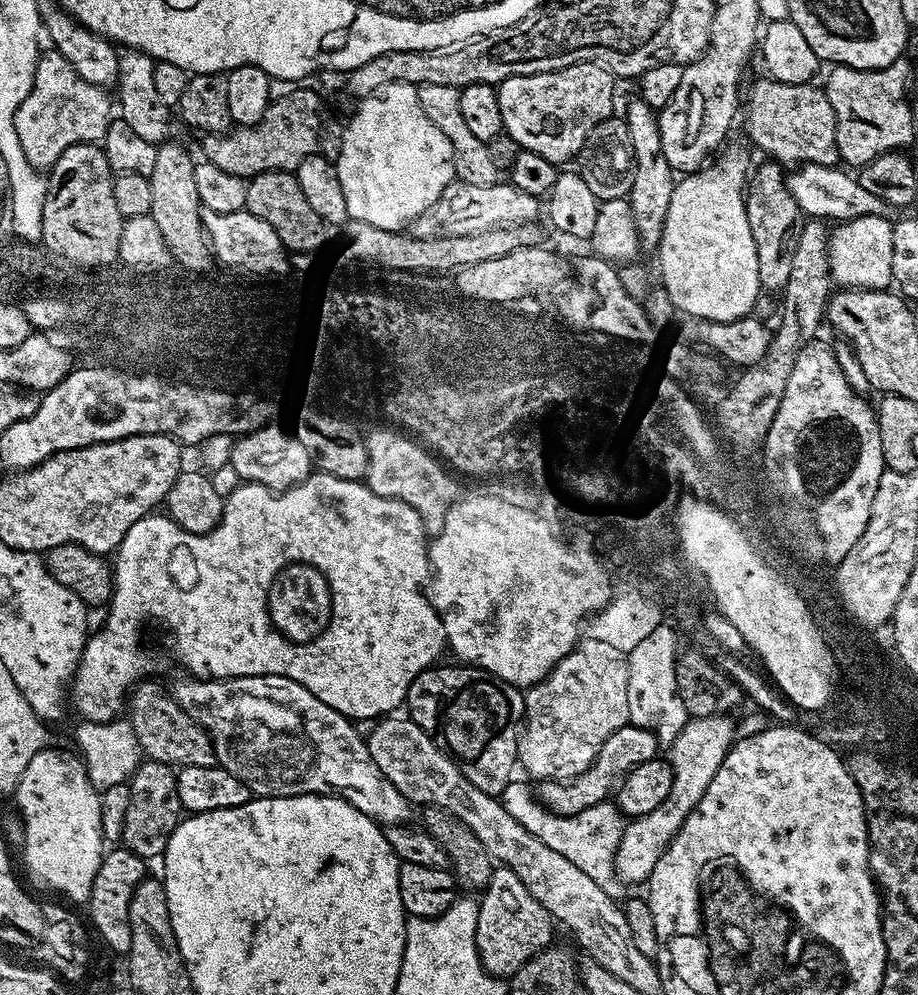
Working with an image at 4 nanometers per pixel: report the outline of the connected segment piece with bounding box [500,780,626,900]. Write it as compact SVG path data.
M519 780L508 783L506 790L503 791L500 801L511 816L530 832L538 840L544 842L549 848L553 849L581 871L588 874L589 878L614 899L621 899L626 891L625 885L616 875L616 854L620 845L621 838L624 836L626 825L623 813L619 807L612 802L602 801L578 814L572 816L560 816L544 806L543 803L536 801L531 790Z

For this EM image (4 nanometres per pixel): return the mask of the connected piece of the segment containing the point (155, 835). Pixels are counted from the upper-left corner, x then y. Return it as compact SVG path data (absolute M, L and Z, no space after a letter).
M145 759L131 775L128 784L130 806L126 806L122 844L134 854L145 858L163 857L170 842L170 834L174 834L174 830L180 825L182 809L178 798L176 774L177 769L173 765Z

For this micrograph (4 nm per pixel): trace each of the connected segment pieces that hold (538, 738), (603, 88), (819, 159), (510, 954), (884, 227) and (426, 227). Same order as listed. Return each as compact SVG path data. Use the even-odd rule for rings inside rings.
M585 637L575 649L563 657L551 669L545 680L525 691L524 718L519 744L516 747L517 761L538 782L567 783L585 775L598 758L606 741L629 720L629 668L624 654L602 640Z
M571 64L556 72L507 76L496 88L502 106L504 132L525 152L542 154L551 164L563 164L579 156L590 130L613 115L614 77L599 64Z
M763 78L752 88L752 97L747 97L748 113L743 113L742 124L748 127L748 136L765 152L765 157L771 158L784 166L788 166L793 160L793 165L821 164L822 166L836 166L841 163L838 150L838 138L836 137L836 119L834 118L834 106L830 106L830 98L824 92L823 87L815 83L800 85L788 85L771 78Z
M499 865L493 869L490 882L481 896L483 898L480 898L478 902L480 905L478 926L475 927L475 944L480 951L480 960L491 976L511 978L519 968L526 966L526 962L530 962L530 958L534 958L539 952L543 952L545 948L551 945L554 919L546 908L530 894L528 888L514 871L504 865Z
M866 215L839 223L831 231L828 256L831 281L841 289L885 291L893 283L893 223L878 215Z
M453 179L452 183L446 186L446 190L442 190L440 201L438 201L431 210L417 218L417 220L410 225L410 235L414 238L433 240L434 238L446 238L447 236L482 234L491 228L519 226L525 222L535 221L537 219L536 215L538 215L539 212L541 215L541 201L537 199L537 197L518 190L511 182L501 182L491 184L490 186L470 186L470 182Z

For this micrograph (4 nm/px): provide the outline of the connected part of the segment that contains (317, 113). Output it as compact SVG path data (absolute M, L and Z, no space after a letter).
M308 86L275 97L257 124L241 124L226 132L205 135L203 159L220 170L245 178L263 172L295 173L296 168L311 156L335 161L340 153L342 124L336 121L335 114L324 105L318 93L304 87Z

